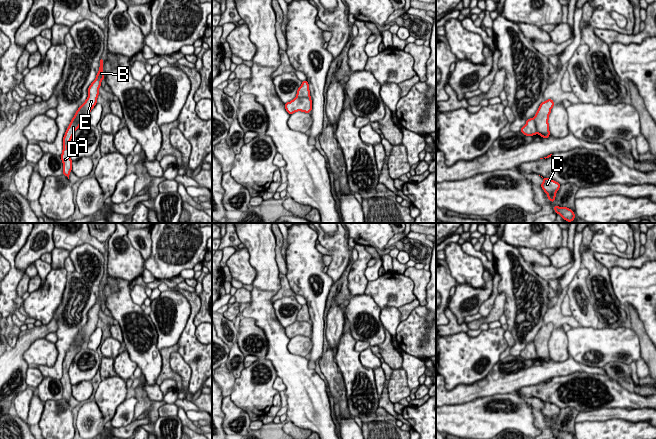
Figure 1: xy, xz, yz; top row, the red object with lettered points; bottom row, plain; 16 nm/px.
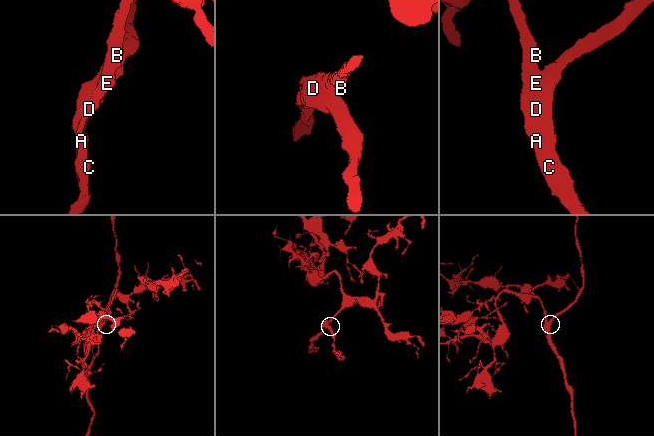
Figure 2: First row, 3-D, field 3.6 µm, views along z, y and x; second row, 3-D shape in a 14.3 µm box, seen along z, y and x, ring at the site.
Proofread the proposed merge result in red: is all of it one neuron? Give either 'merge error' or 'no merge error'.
no merge error

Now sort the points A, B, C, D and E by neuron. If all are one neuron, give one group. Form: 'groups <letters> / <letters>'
groups A B C D E

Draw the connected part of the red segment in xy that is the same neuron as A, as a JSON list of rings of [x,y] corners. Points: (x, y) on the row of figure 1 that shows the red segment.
[[[102,59],[100,60],[99,64],[100,67],[98,73],[96,74],[96,78],[88,88],[88,97],[74,114],[74,117],[72,118],[63,137],[63,150],[60,157],[63,163],[63,175],[65,175],[68,179],[70,172],[72,171],[72,160],[70,158],[70,153],[68,149],[69,143],[75,131],[80,127],[83,121],[86,121],[91,110],[97,104],[99,88],[101,87],[102,80],[105,79]]]

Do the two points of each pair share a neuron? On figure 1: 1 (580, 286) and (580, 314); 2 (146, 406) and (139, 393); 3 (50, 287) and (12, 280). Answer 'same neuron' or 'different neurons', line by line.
1: same neuron
2: same neuron
3: same neuron

